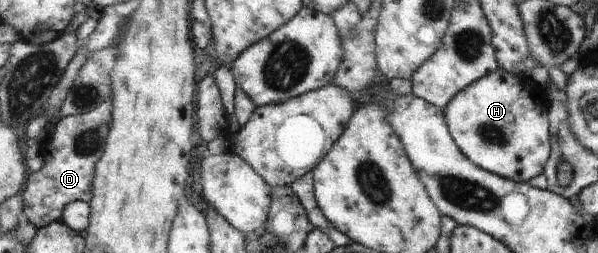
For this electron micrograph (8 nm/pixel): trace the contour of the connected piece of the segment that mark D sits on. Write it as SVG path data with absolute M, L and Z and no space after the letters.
M106 99L99 107L93 111L68 116L60 119L56 124L55 131L51 133L51 139L44 139L49 151L46 151L46 163L38 173L29 173L25 181L24 189L20 195L23 202L23 210L32 226L44 228L53 222L61 222L62 213L65 208L74 201L81 200L90 202L93 199L93 180L96 163L102 158L105 151L106 139L110 132L112 120L113 102Z

